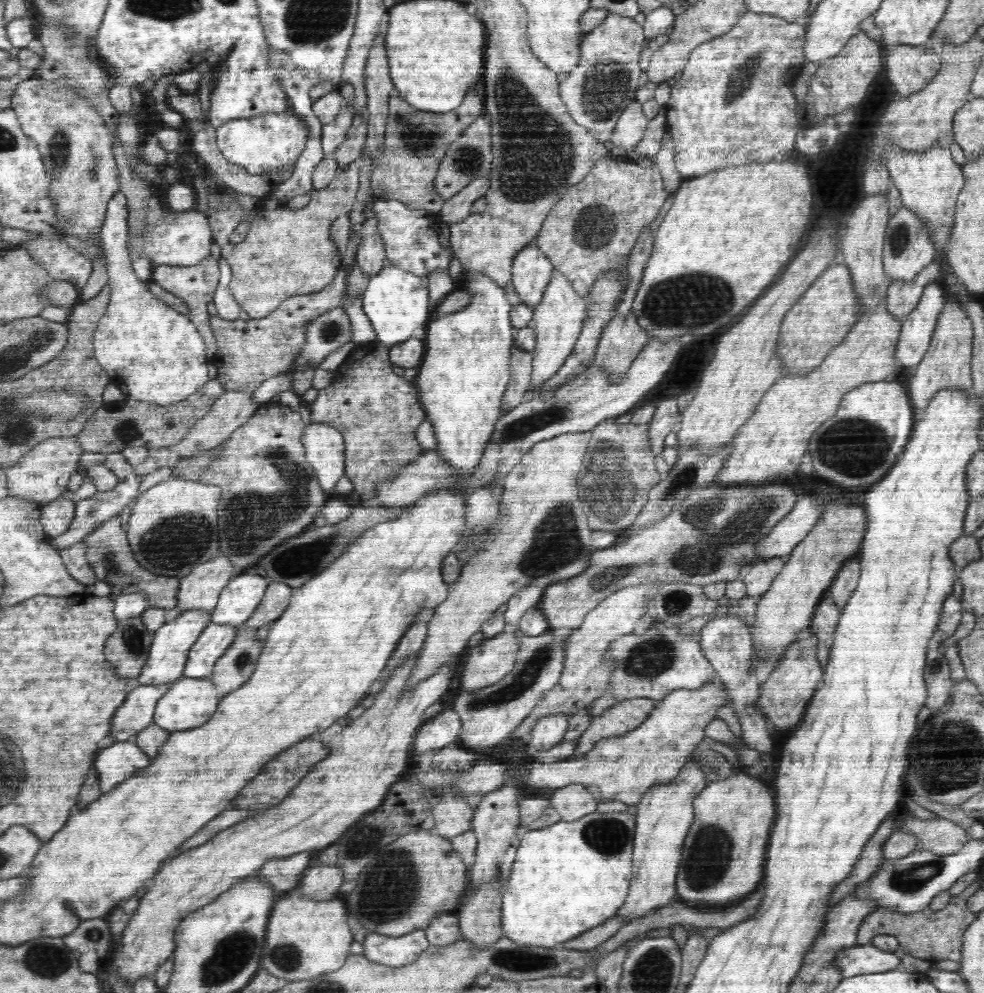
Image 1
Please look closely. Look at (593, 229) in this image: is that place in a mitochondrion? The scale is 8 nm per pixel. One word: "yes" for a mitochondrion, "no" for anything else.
yes

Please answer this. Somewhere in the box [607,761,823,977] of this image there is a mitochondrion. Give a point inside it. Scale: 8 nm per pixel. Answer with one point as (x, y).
(708, 857)

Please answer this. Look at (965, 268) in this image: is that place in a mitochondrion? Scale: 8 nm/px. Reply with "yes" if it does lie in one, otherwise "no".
no

